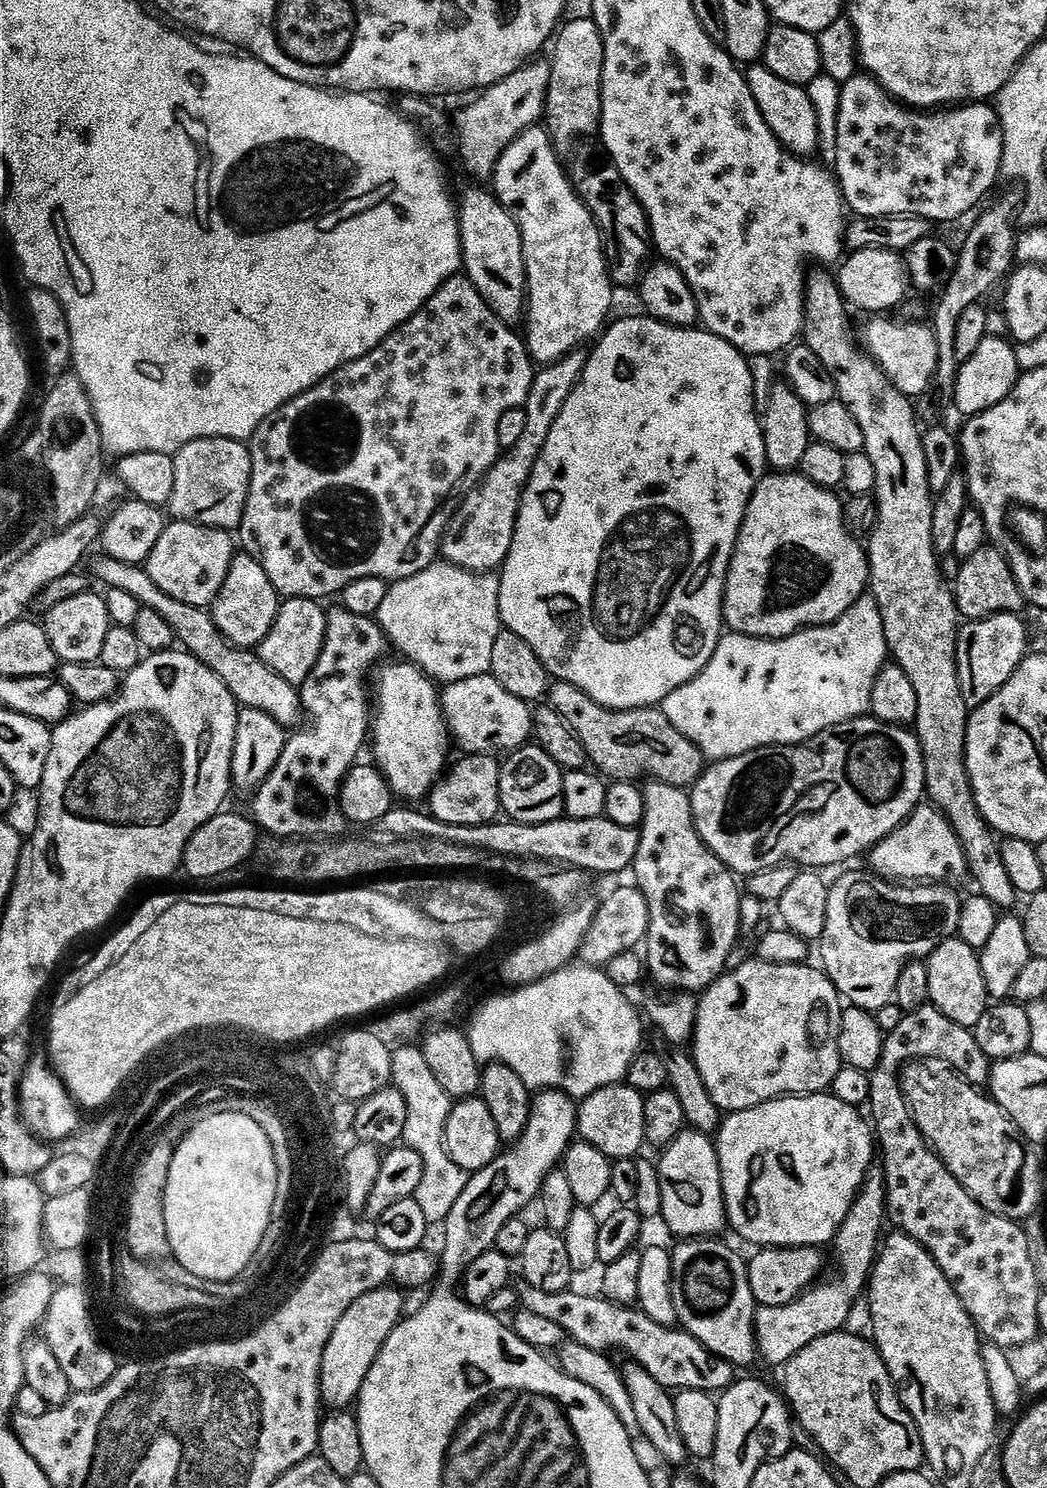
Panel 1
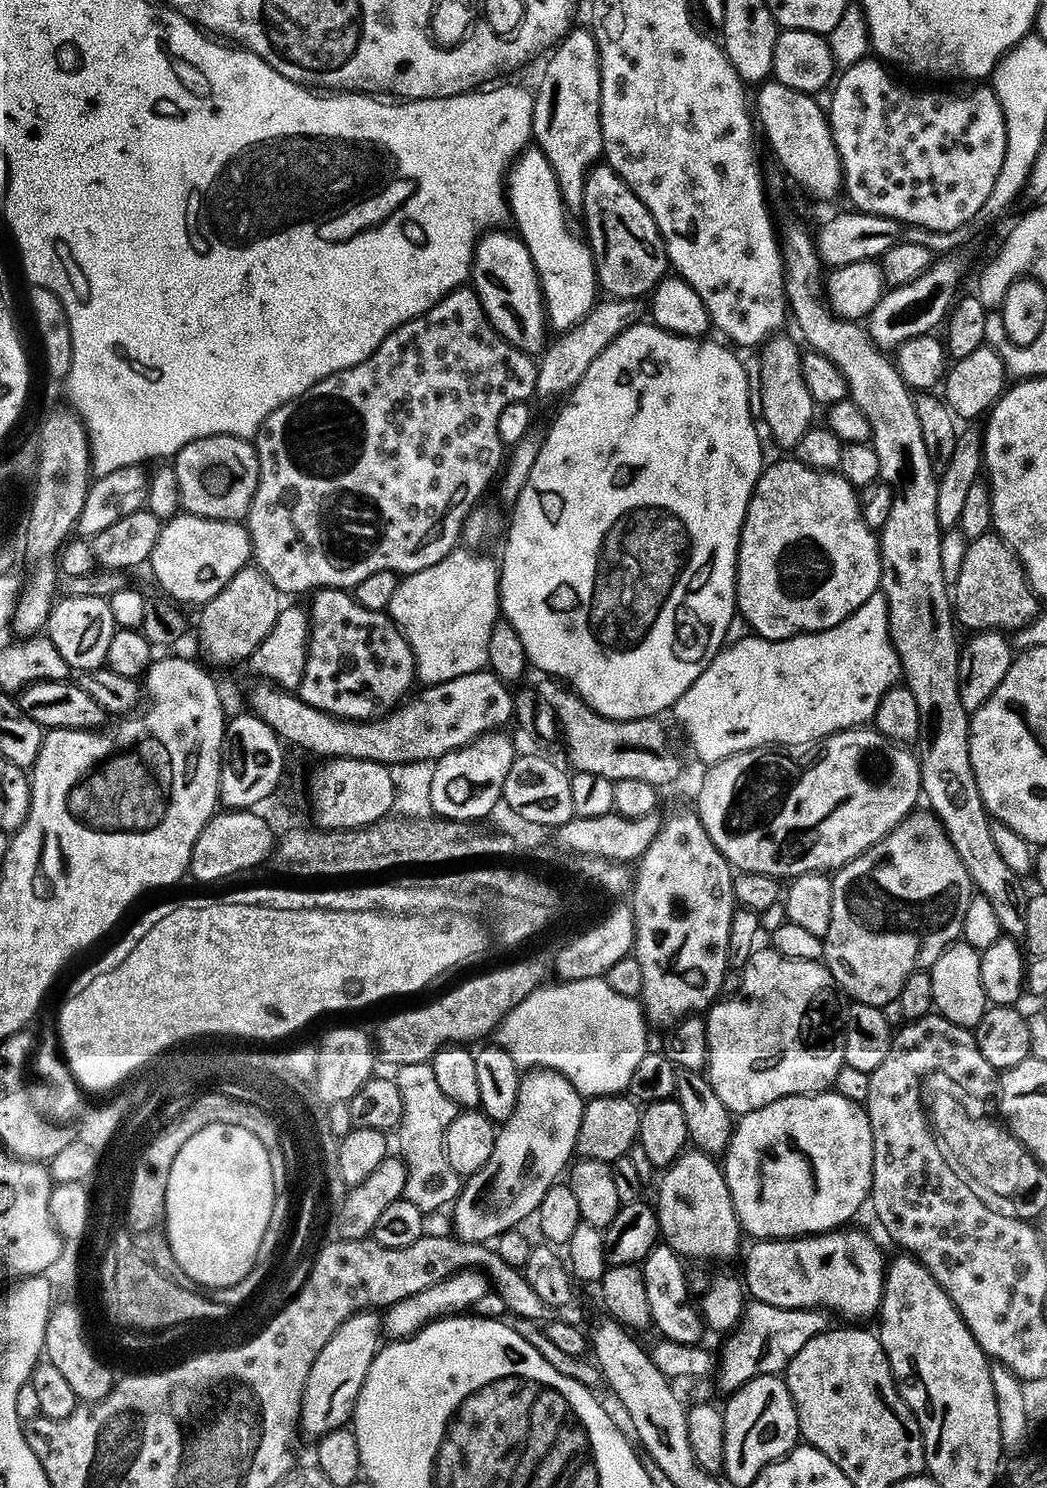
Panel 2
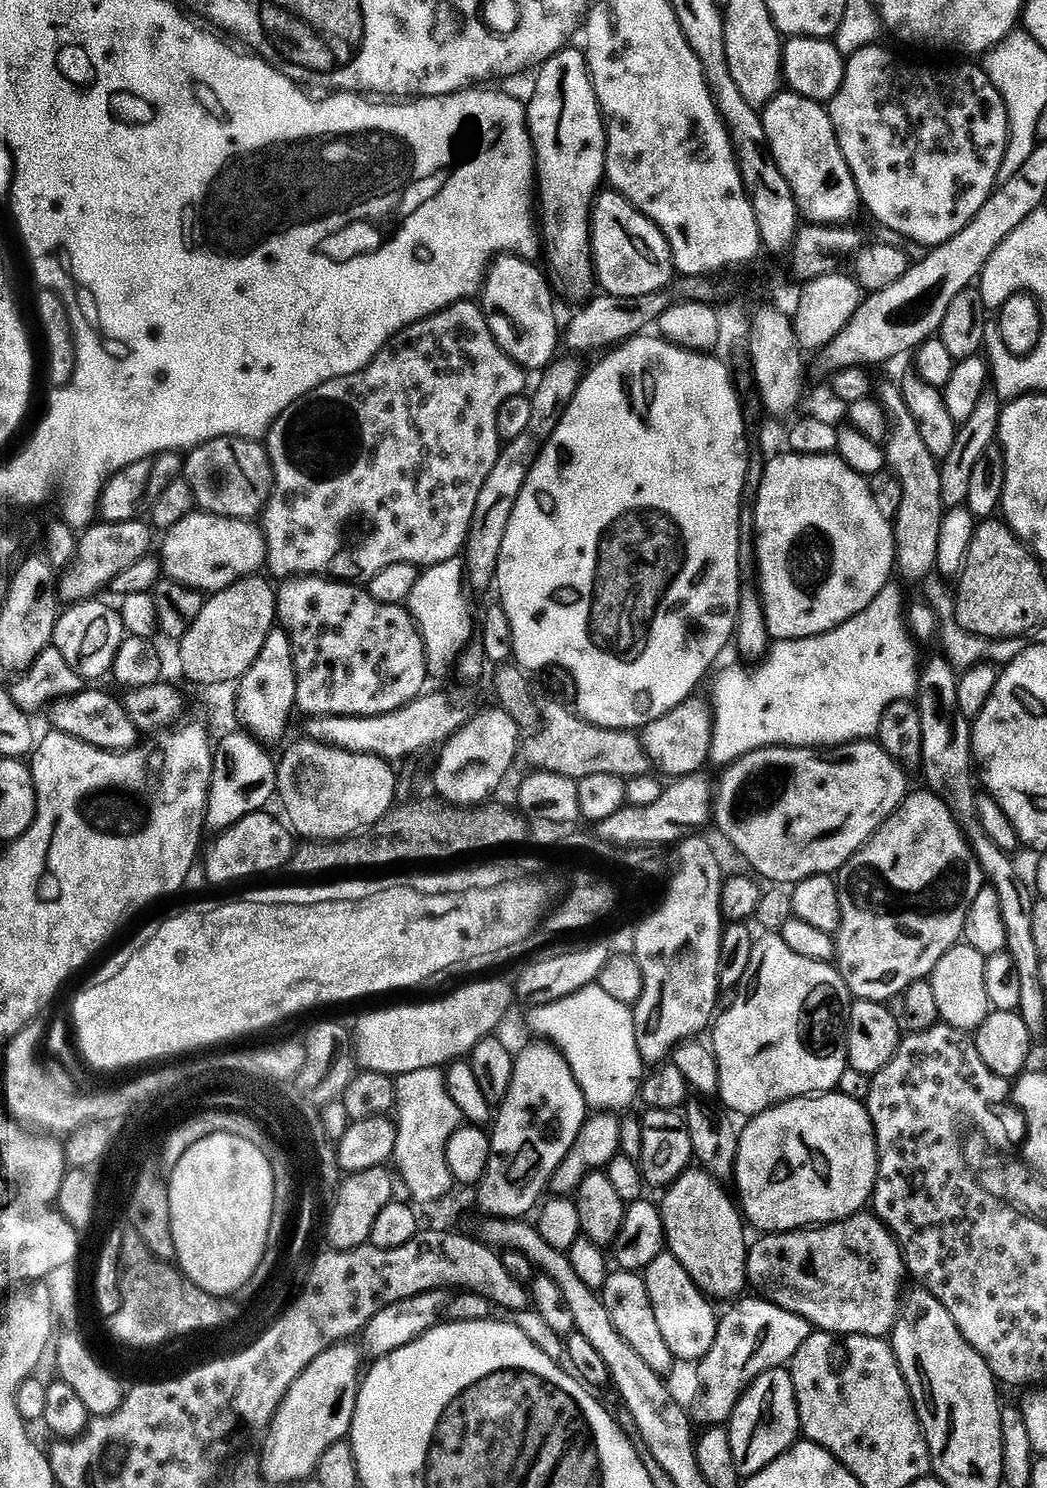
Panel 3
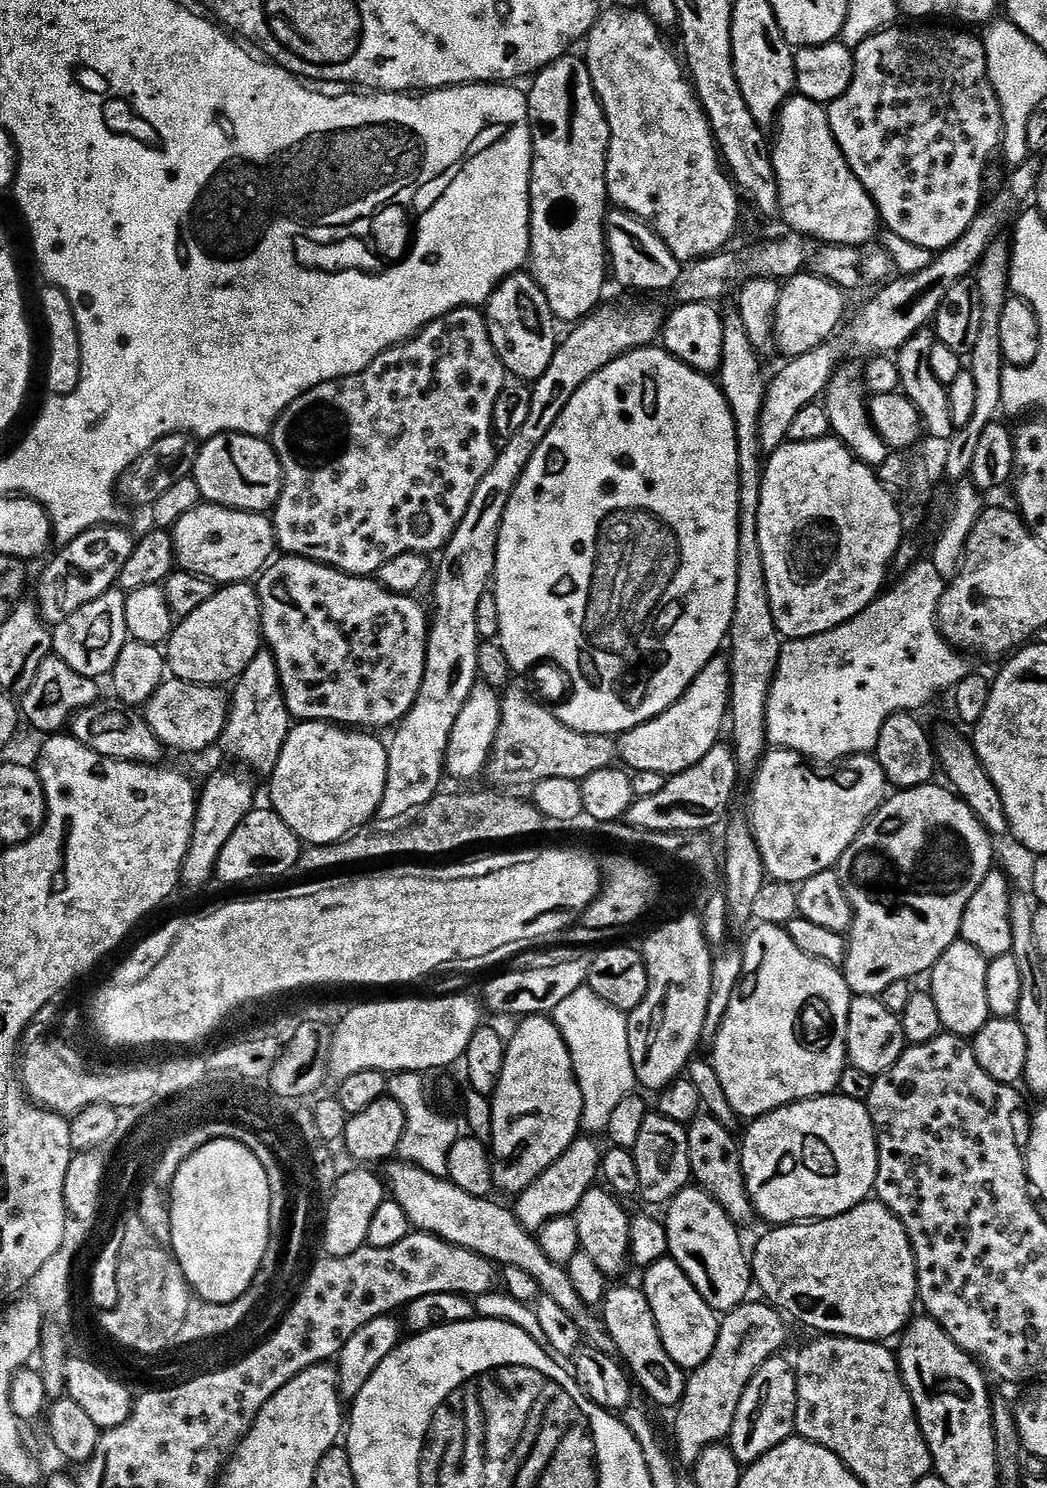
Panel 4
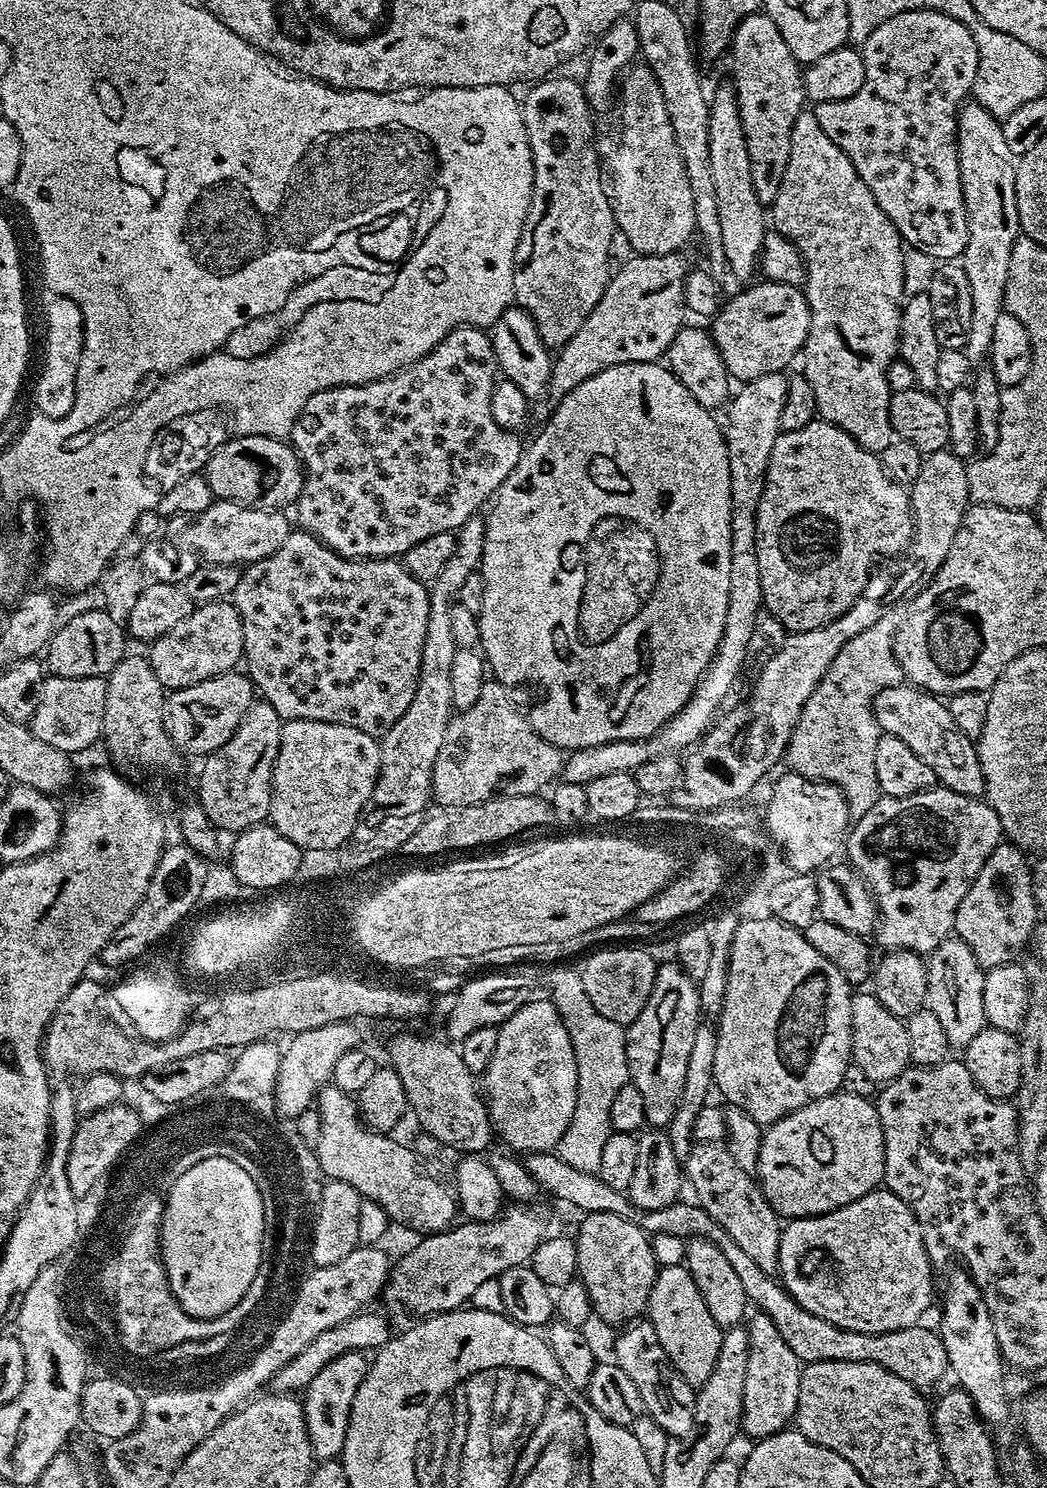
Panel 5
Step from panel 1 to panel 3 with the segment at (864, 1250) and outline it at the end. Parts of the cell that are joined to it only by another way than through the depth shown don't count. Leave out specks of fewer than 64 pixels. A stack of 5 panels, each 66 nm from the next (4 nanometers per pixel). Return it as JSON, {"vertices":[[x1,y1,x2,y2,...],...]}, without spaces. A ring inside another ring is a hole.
{"vertices":[[740,1298,731,1305,732,1308,728,1313,721,1315,719,1317,718,1323,716,1325,716,1333,714,1334,714,1346,710,1346,710,1350,705,1354,701,1360,695,1365,696,1368,696,1380,700,1383,700,1389,696,1392,696,1416,694,1412,694,1420,697,1425,700,1426,724,1426,727,1425,728,1421,732,1419,734,1410,736,1409,736,1404,744,1396,744,1391,749,1388,752,1383,755,1382,762,1374,766,1374,770,1370,775,1368,783,1368,785,1366,791,1365,794,1354,798,1354,798,1349,802,1347,802,1342,806,1342,806,1338,810,1338,813,1334,813,1327,810,1322,806,1322,806,1318,802,1318,798,1314,790,1314,790,1310,782,1310,782,1306,777,1304,771,1304,768,1300,763,1298,755,1298,756,1300,744,1300,745,1298]]}

